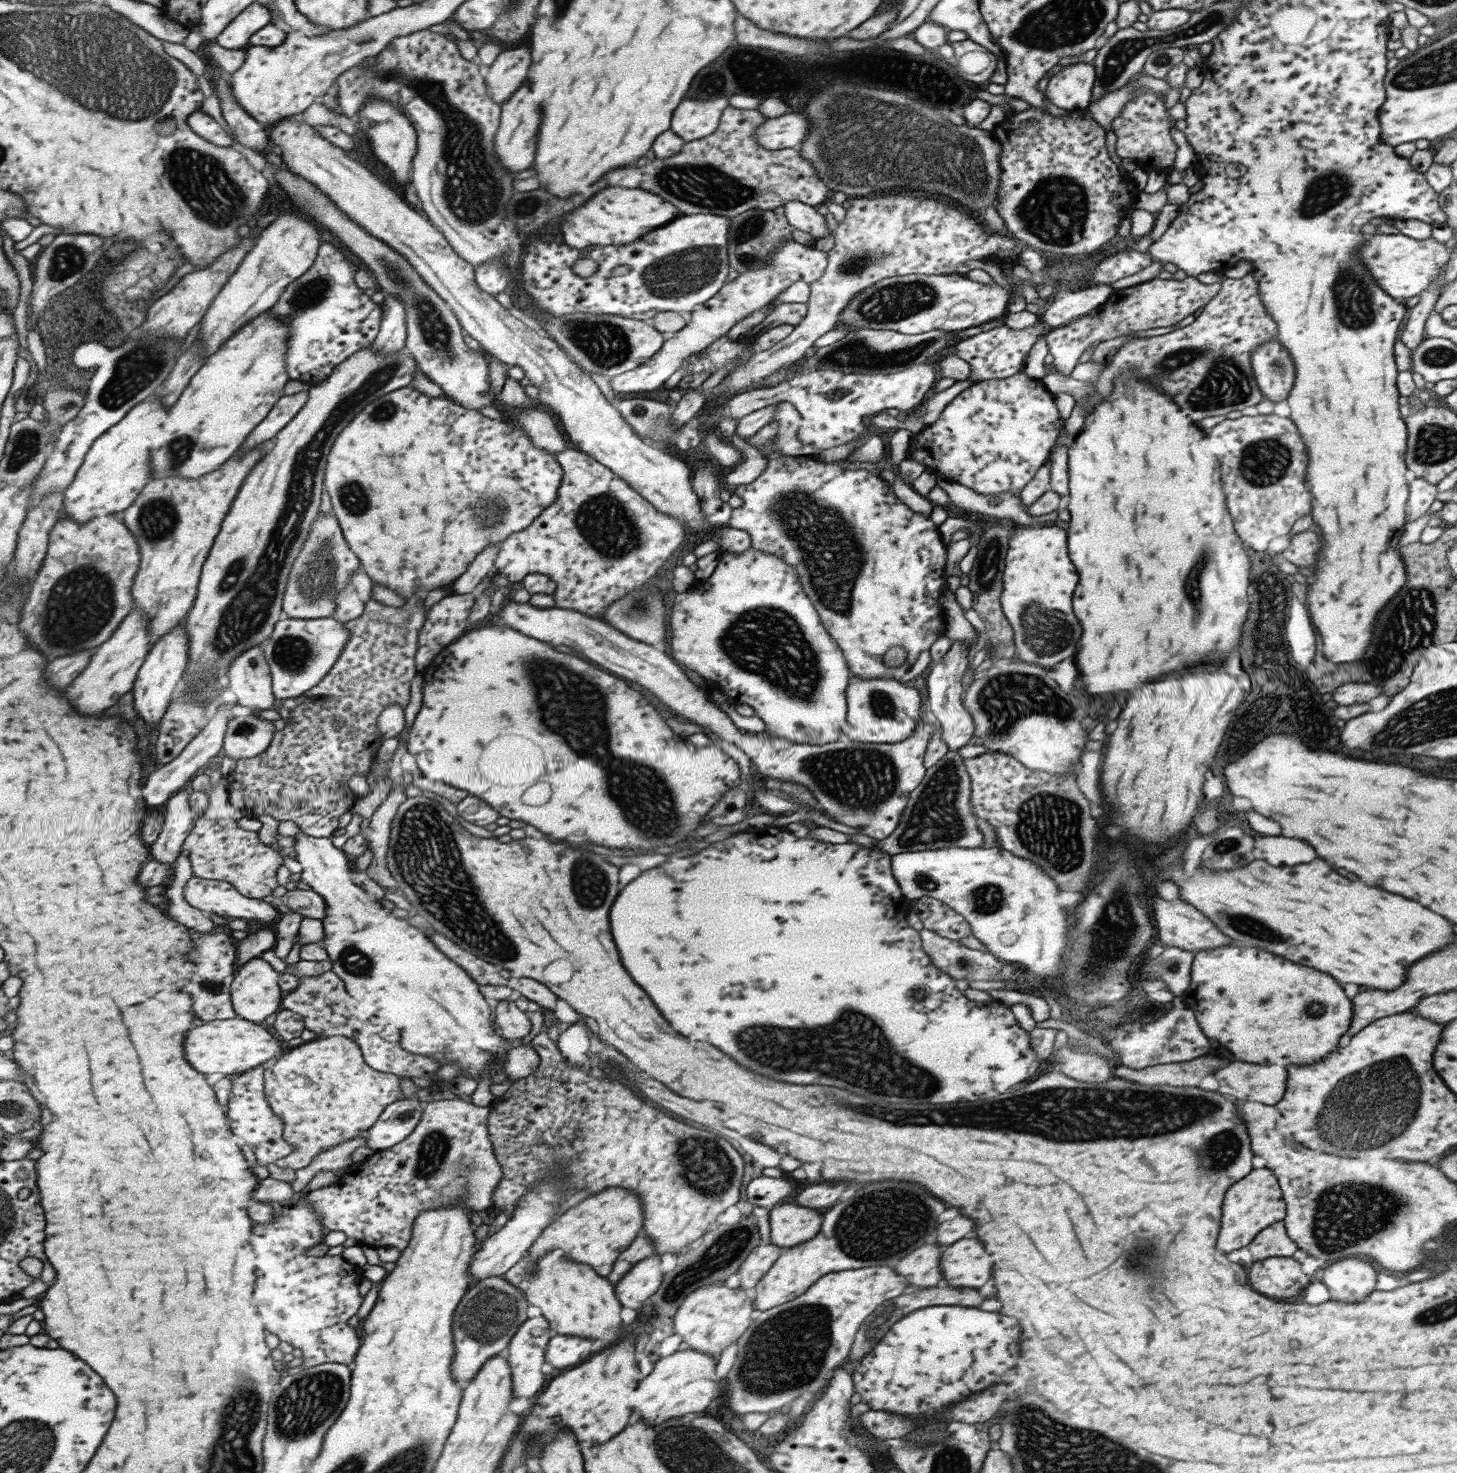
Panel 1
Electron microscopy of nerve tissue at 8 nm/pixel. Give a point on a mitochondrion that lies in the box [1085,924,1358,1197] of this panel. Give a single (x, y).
(1220, 1154)

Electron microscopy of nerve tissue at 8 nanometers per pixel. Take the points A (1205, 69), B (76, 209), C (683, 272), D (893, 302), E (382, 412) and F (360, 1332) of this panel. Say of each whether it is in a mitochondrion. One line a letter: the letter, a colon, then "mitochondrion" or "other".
A: other
B: other
C: mitochondrion
D: mitochondrion
E: mitochondrion
F: other

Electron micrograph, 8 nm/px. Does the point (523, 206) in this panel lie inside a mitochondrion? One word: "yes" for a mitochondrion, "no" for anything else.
yes

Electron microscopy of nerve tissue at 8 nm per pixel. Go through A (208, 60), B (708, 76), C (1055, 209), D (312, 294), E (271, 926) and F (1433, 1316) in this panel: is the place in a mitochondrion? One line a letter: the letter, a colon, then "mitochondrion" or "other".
A: other
B: mitochondrion
C: mitochondrion
D: mitochondrion
E: other
F: mitochondrion

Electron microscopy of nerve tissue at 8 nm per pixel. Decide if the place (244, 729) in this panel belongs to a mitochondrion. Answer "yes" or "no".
no

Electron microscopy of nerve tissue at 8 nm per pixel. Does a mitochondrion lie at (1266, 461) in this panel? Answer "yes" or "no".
yes

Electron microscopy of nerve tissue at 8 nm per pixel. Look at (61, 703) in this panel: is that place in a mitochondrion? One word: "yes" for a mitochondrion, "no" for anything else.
no

